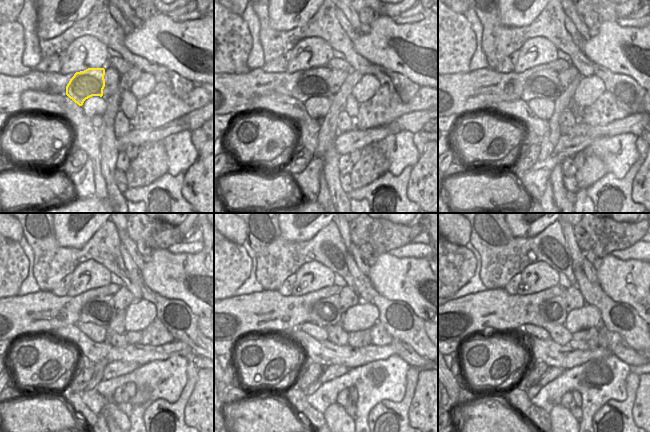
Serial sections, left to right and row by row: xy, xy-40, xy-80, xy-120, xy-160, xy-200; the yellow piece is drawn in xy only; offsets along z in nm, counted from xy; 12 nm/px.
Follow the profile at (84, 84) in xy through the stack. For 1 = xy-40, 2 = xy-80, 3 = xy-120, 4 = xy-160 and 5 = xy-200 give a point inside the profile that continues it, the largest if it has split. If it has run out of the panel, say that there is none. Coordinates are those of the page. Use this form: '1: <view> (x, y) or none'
1: xy-40 (314, 83)
2: xy-80 (544, 84)
3: xy-120 (99, 310)
4: xy-160 (325, 312)
5: xy-200 (553, 310)

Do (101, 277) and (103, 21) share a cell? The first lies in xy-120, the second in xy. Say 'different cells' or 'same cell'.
different cells

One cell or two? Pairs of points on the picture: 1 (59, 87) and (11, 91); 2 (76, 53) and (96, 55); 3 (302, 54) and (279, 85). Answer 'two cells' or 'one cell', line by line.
1: one cell
2: one cell
3: two cells

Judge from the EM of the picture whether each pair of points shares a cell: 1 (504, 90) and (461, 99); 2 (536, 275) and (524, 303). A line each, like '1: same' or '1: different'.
1: same
2: different

